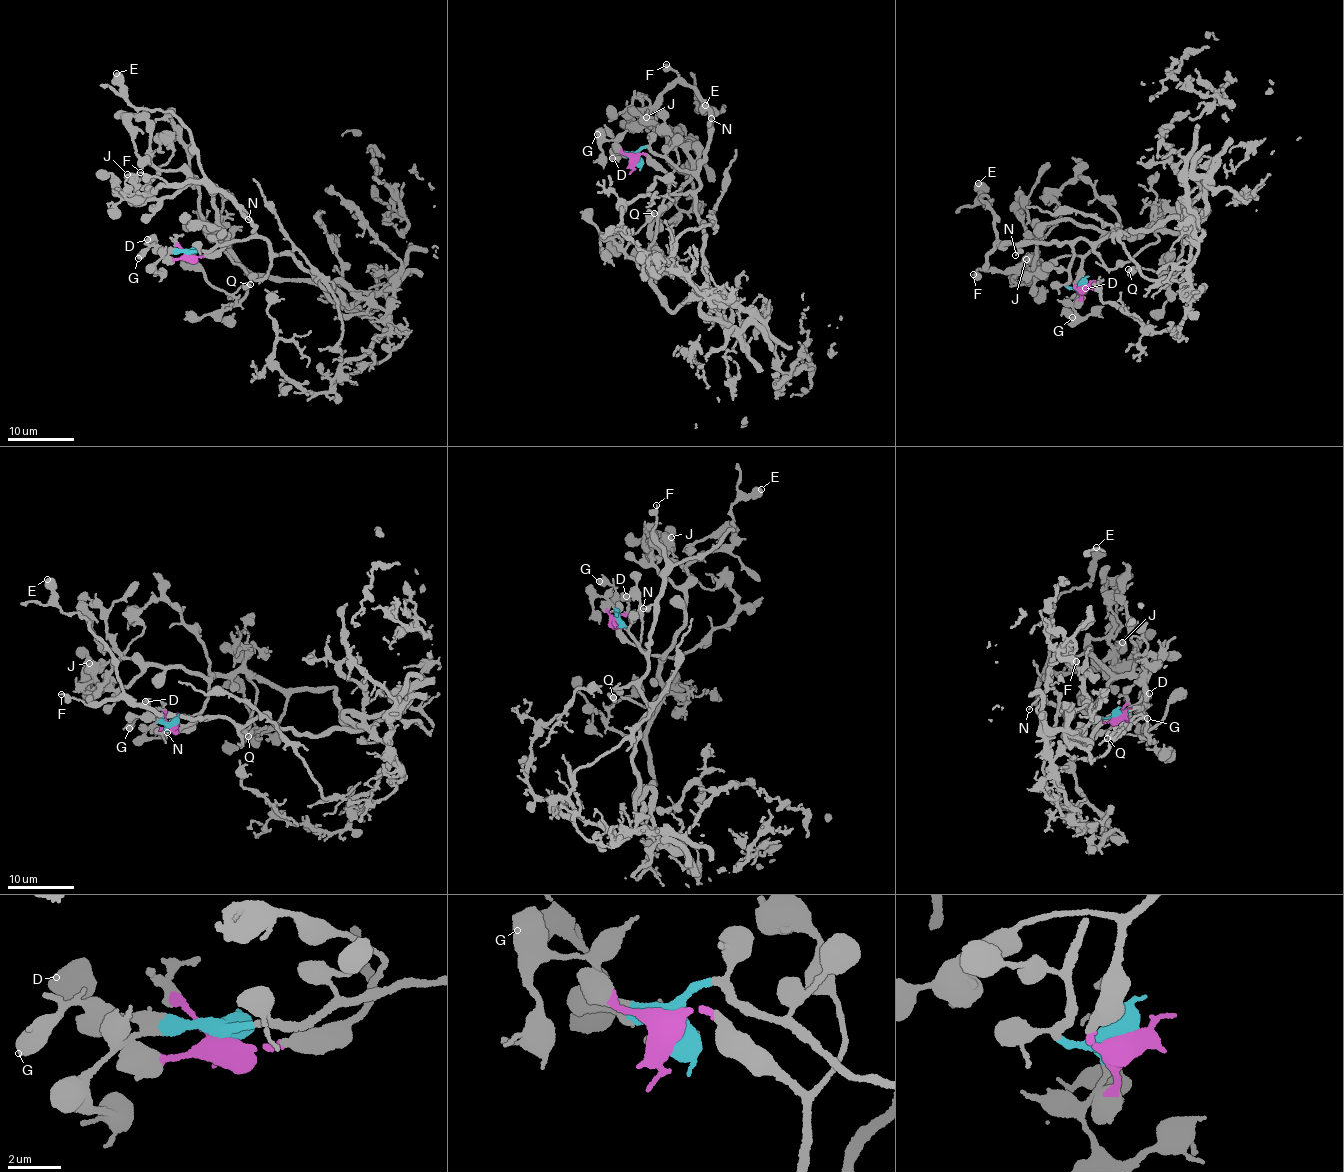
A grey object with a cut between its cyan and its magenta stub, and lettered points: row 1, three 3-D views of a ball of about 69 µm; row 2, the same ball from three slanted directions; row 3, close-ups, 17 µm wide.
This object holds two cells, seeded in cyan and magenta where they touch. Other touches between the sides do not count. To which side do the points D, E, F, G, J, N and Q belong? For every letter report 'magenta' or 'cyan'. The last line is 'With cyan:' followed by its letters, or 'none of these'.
D: cyan
E: cyan
F: cyan
G: cyan
J: magenta
N: cyan
Q: magenta
With cyan: D, E, F, G, N

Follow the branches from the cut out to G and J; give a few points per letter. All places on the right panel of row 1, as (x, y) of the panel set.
G: (1082, 286), (1076, 289), (1081, 292), (1069, 299), (1068, 308), (1072, 318)
J: (1082, 286), (1075, 286), (1084, 255), (1103, 235), (1091, 228), (1069, 219), (1050, 224), (1031, 272), (1026, 258)

